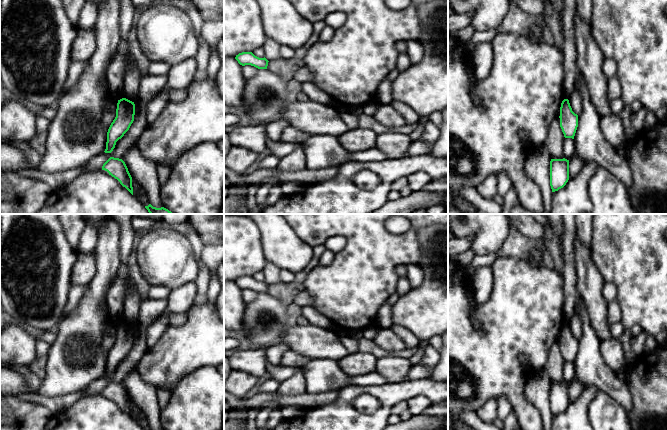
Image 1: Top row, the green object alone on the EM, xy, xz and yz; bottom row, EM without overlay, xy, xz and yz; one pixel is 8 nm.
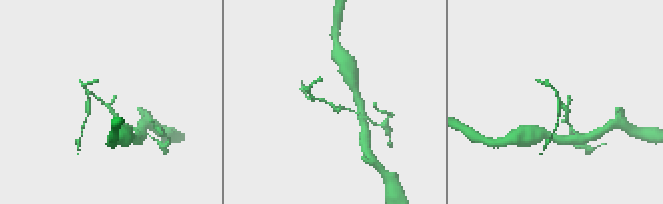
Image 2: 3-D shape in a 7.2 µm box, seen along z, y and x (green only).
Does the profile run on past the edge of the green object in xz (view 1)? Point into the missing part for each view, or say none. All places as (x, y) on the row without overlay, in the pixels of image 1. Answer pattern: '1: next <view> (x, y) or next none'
1: next none

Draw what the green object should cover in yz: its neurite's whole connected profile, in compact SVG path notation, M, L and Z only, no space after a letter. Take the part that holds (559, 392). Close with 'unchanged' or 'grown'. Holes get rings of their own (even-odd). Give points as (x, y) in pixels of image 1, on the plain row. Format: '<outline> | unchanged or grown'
M551 383L550 385L550 410L552 416L563 412L569 404L569 384Z | unchanged

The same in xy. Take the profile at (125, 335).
M122 322L118 324L116 341L111 347L107 356L107 366L105 377L111 377L115 372L116 366L121 363L129 354L134 345L135 328L134 326Z | unchanged

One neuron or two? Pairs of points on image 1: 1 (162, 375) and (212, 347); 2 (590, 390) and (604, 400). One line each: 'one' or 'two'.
1: one
2: two

